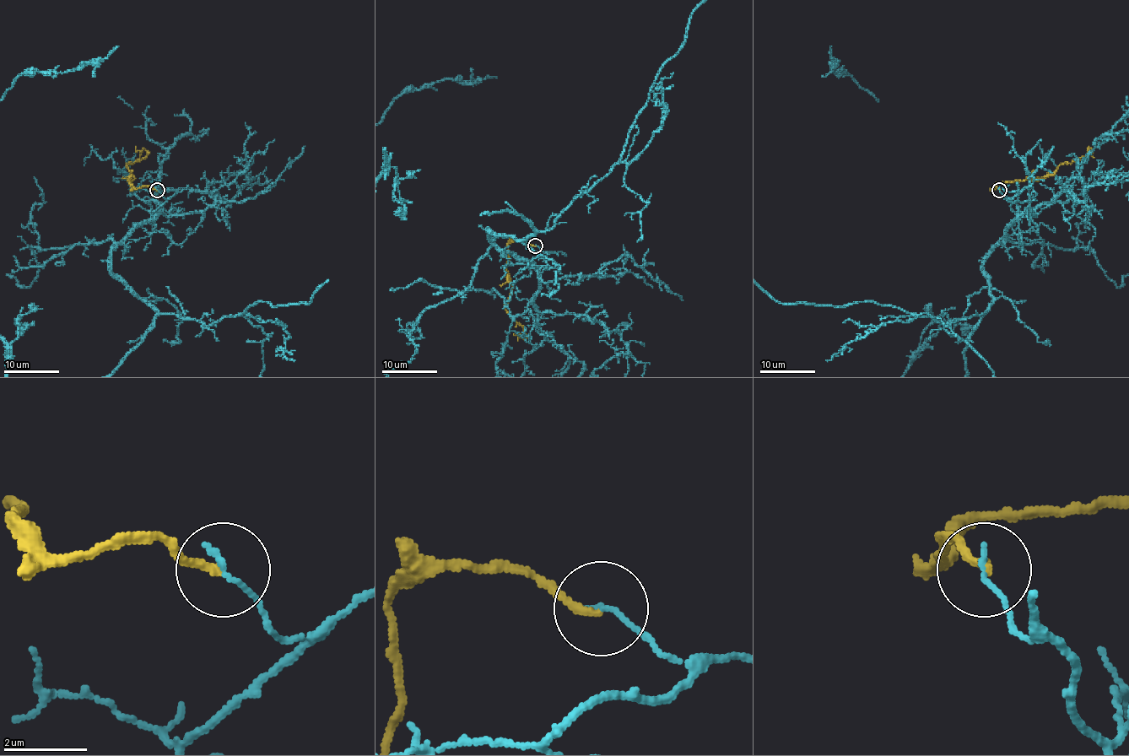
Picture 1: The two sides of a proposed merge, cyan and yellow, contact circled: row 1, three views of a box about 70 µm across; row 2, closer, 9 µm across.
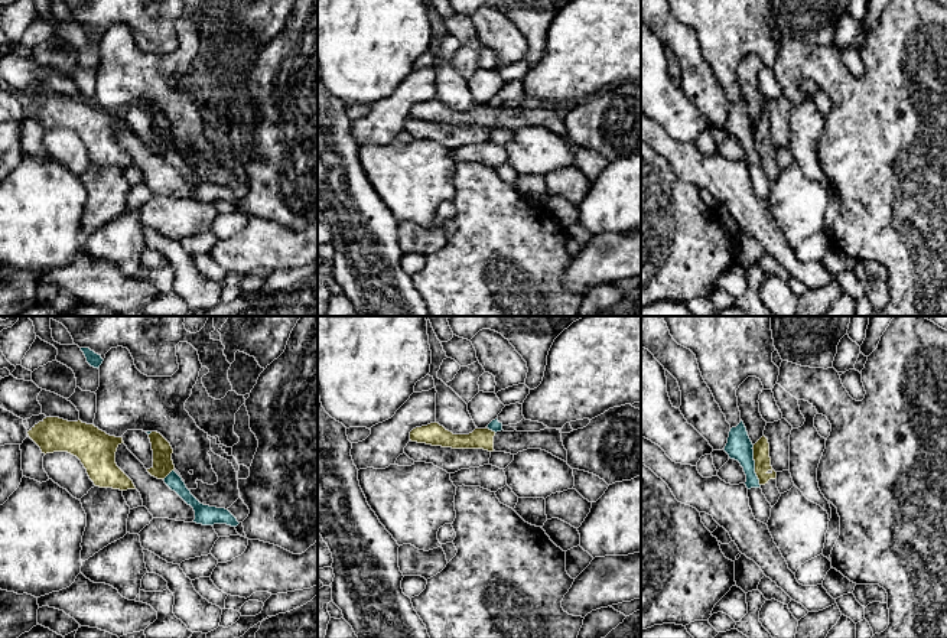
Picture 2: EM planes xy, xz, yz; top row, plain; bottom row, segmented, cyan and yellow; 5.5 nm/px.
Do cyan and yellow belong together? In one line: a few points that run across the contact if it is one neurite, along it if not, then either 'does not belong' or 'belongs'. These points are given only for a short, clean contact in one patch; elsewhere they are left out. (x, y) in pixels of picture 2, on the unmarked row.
line yz (752, 121), (754, 149), (760, 162); does not belong

